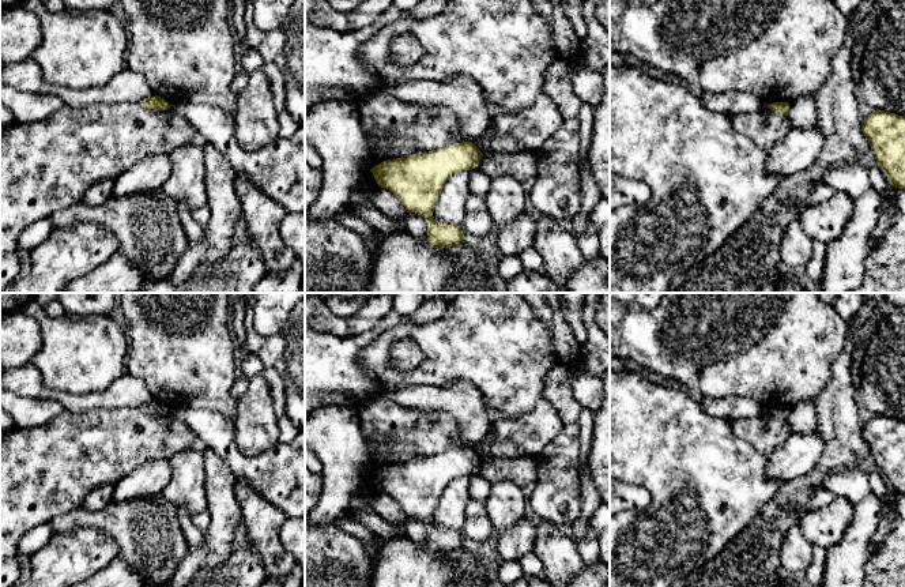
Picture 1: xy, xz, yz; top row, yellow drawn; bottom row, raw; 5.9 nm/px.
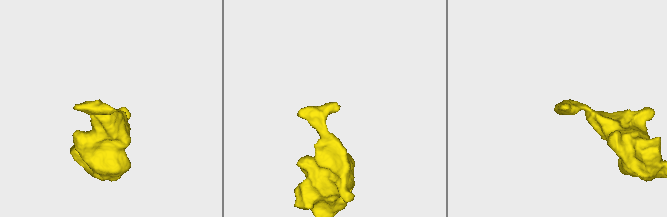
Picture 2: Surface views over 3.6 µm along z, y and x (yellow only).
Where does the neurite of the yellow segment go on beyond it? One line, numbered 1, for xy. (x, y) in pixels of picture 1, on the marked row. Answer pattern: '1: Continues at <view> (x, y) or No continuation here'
1: No continuation here

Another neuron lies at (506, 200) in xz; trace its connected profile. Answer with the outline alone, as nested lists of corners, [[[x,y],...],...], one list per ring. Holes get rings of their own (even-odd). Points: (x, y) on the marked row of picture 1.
[[[508,176],[491,178],[490,191],[483,199],[498,227],[514,222],[527,211],[528,196],[523,183]]]

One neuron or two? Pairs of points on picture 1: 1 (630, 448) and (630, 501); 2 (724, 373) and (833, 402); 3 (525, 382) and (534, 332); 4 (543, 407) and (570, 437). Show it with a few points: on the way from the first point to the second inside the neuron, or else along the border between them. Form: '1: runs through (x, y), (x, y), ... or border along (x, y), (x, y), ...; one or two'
1: border along (623, 481), (648, 492), (649, 505), (644, 511); two
2: border along (830, 368), (830, 380), (815, 401); two
3: runs through (525, 369), (530, 345); one
4: border along (547, 401), (560, 418), (561, 431), (540, 451); two

